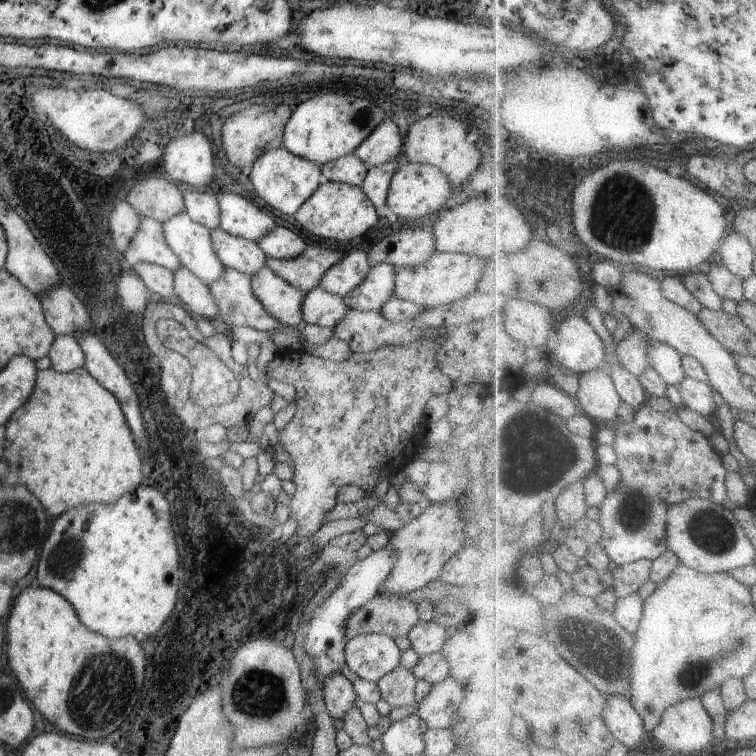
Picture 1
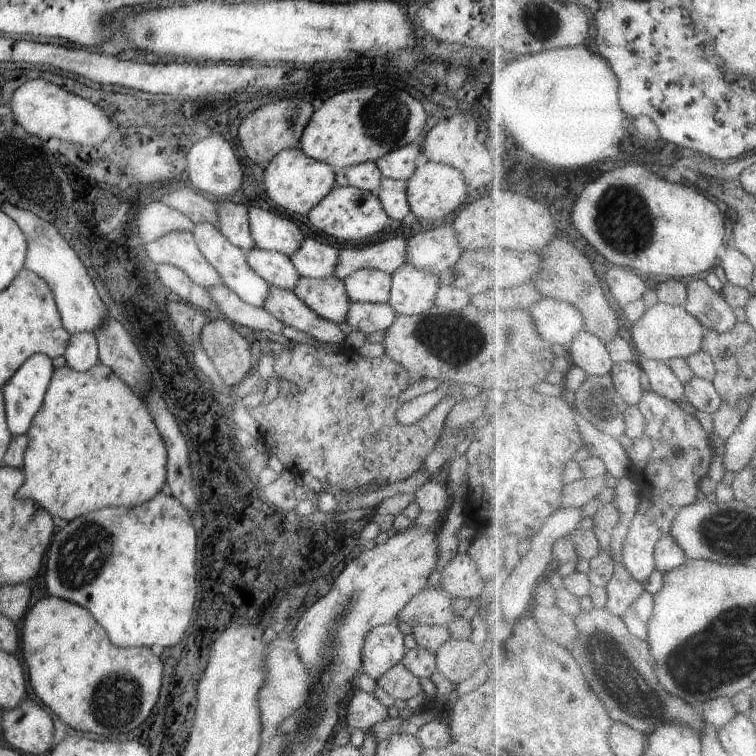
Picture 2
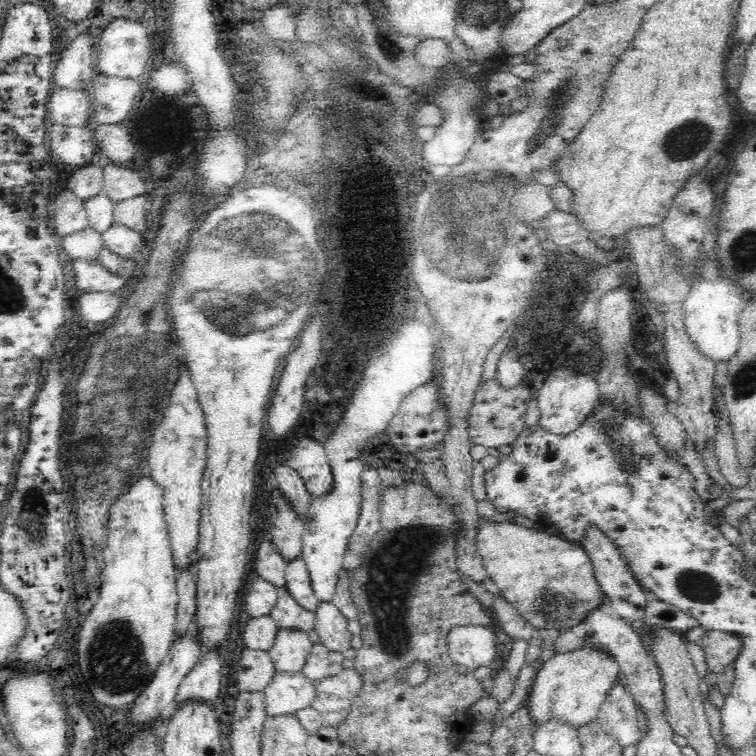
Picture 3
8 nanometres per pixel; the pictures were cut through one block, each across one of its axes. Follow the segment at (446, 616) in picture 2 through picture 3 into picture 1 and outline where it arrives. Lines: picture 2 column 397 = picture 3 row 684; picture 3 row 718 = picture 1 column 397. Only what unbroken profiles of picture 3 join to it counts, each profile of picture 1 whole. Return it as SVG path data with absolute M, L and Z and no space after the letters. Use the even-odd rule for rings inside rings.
M377 595L348 618L346 639L372 632L396 639L408 635L420 621L417 605L412 600Z

